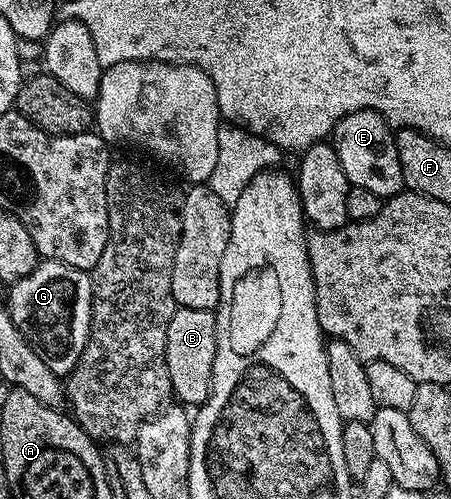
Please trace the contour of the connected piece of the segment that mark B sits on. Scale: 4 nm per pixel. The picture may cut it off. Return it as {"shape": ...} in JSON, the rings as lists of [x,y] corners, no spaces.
{"shape":[[[178,307],[171,315],[171,323],[167,323],[165,358],[167,359],[167,371],[171,375],[172,396],[182,406],[196,407],[202,405],[209,398],[216,350],[216,312],[212,309],[182,309]]]}

